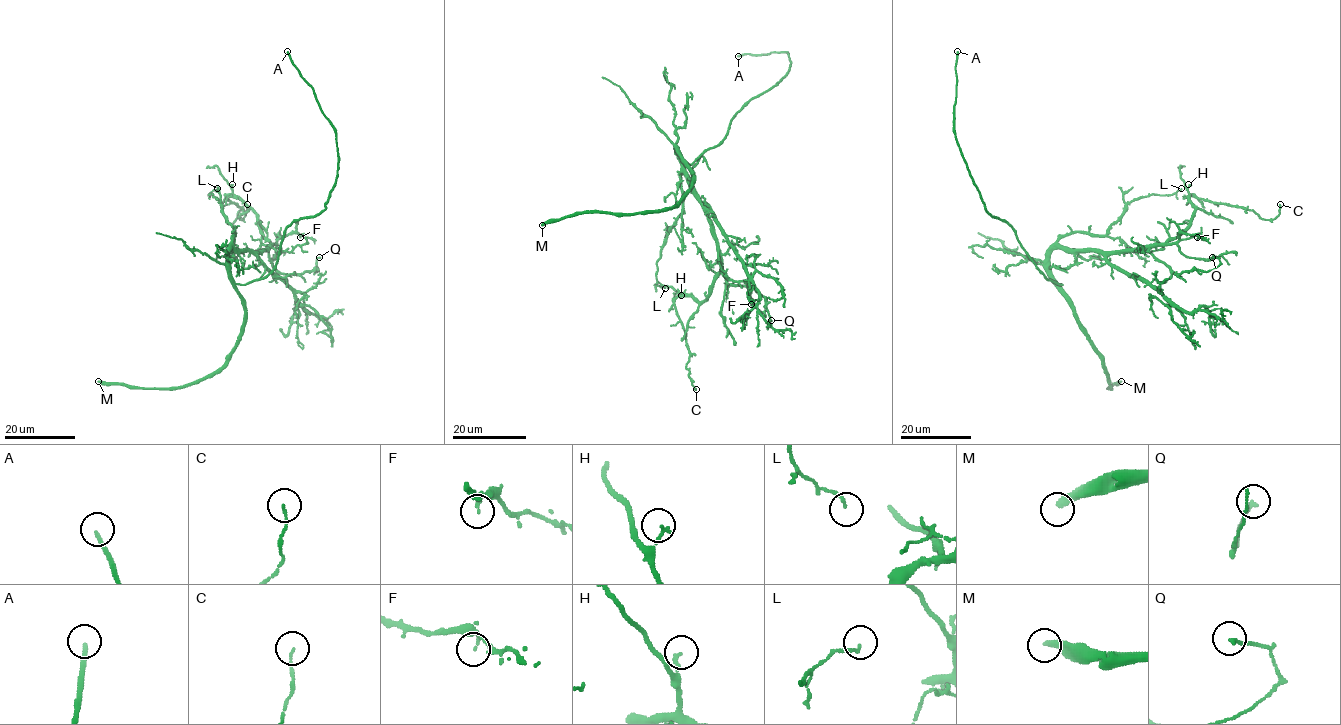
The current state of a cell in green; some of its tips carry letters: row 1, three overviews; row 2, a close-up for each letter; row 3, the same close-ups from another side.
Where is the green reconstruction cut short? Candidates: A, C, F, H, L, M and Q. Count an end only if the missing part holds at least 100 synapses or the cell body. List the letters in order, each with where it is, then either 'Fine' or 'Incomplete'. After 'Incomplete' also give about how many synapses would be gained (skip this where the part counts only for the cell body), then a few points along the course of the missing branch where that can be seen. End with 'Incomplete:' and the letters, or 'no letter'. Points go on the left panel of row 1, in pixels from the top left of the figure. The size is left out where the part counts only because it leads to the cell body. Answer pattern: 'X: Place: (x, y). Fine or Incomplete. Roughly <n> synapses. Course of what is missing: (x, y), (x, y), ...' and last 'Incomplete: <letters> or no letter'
A: Place: (287, 51). Incomplete. Course of what is missing: (287, 51), (281, 33), (264, 22)
C: Place: (247, 204). Fine
F: Place: (300, 237). Fine
H: Place: (232, 184). Fine
L: Place: (217, 188). Fine
M: Place: (98, 381). Incomplete. Roughly 350 synapses
Q: Place: (319, 257). Fine
Incomplete: A, M

